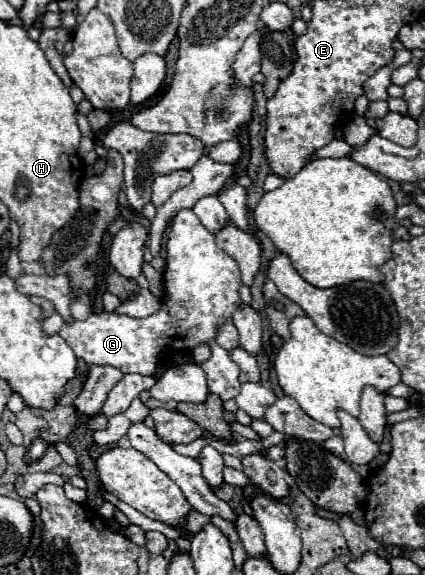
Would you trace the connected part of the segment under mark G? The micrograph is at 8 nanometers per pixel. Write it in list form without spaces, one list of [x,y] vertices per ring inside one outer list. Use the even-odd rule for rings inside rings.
[[[179,210],[167,232],[167,268],[163,272],[165,302],[159,312],[147,318],[131,318],[115,312],[91,314],[83,322],[65,324],[59,334],[73,348],[77,358],[89,366],[113,366],[123,374],[137,372],[155,376],[159,358],[169,350],[189,350],[199,344],[211,348],[211,358],[201,364],[207,374],[209,392],[217,394],[223,402],[235,398],[241,390],[239,366],[231,360],[229,352],[221,348],[215,338],[223,324],[231,322],[233,312],[241,306],[239,286],[241,272],[237,262],[227,256],[217,244],[215,234],[205,230],[193,210]]]

